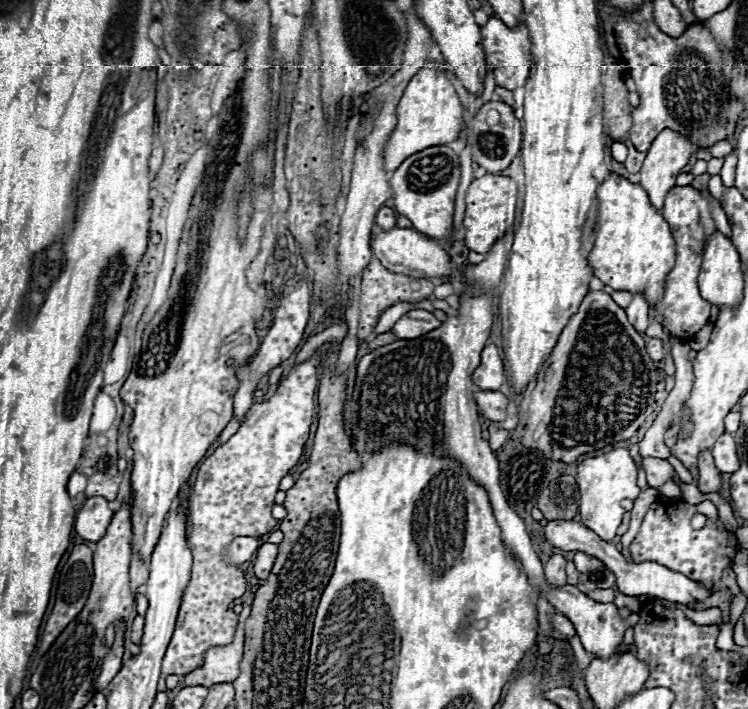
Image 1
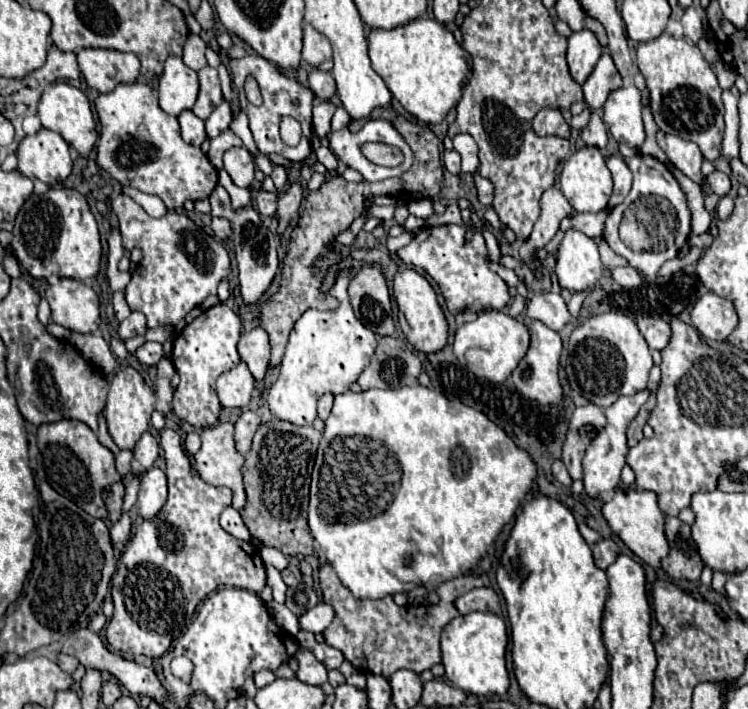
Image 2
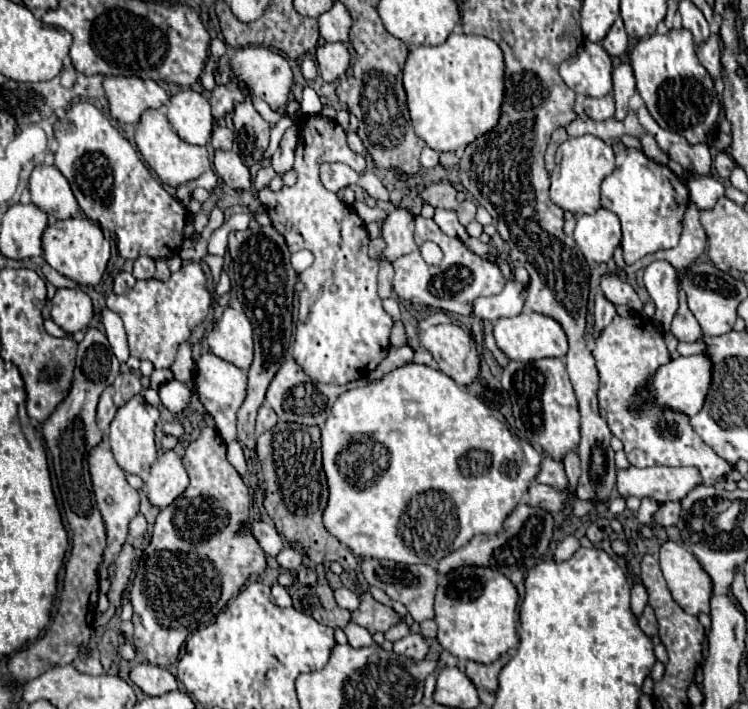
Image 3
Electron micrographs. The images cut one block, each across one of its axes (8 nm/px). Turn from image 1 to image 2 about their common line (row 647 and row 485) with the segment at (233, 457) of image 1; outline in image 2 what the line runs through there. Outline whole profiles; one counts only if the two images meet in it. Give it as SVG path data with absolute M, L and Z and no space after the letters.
M164 428L160 446L166 458L168 500L152 520L144 520L136 528L134 538L130 540L126 552L122 554L122 564L126 566L128 574L124 586L120 584L118 588L112 586L114 616L106 626L106 640L114 650L132 656L142 654L148 658L160 658L170 650L172 640L186 628L186 624L190 624L196 606L218 586L236 586L256 594L262 592L262 588L266 586L266 568L264 562L260 560L260 554L248 548L244 550L242 542L230 536L228 532L224 532L218 524L220 512L232 502L232 490L226 486L212 486L204 482L198 474L192 474L192 462L188 452L184 450L184 440L178 430Z

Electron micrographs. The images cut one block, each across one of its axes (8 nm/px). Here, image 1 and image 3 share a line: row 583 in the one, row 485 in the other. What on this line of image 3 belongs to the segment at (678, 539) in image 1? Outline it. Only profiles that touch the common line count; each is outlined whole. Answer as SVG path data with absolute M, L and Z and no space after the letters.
M616 316L596 340L592 354L596 358L596 368L600 374L600 408L606 410L606 422L612 434L622 440L626 458L632 466L694 466L700 470L704 486L716 486L728 472L732 472L732 464L720 458L696 434L690 424L690 416L668 406L658 406L656 402L646 402L640 408L634 406L636 392L648 388L652 374L656 374L660 366L670 362L664 334L652 322L644 322L638 316Z

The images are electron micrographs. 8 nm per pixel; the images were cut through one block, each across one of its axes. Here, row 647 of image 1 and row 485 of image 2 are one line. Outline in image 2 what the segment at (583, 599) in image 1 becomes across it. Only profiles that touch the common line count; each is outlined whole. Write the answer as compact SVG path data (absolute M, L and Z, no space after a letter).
M644 388L632 396L622 396L618 398L612 406L608 406L604 410L606 418L608 418L608 424L604 426L602 434L598 434L592 444L588 446L586 454L584 454L584 460L582 460L582 470L584 470L584 476L582 476L582 482L584 482L584 490L590 498L598 498L602 492L610 492L610 490L616 490L616 486L620 484L620 472L622 468L626 466L624 458L626 458L626 452L628 452L628 446L626 446L626 428L628 428L628 422L638 414L640 406L648 400L650 396L650 390Z

